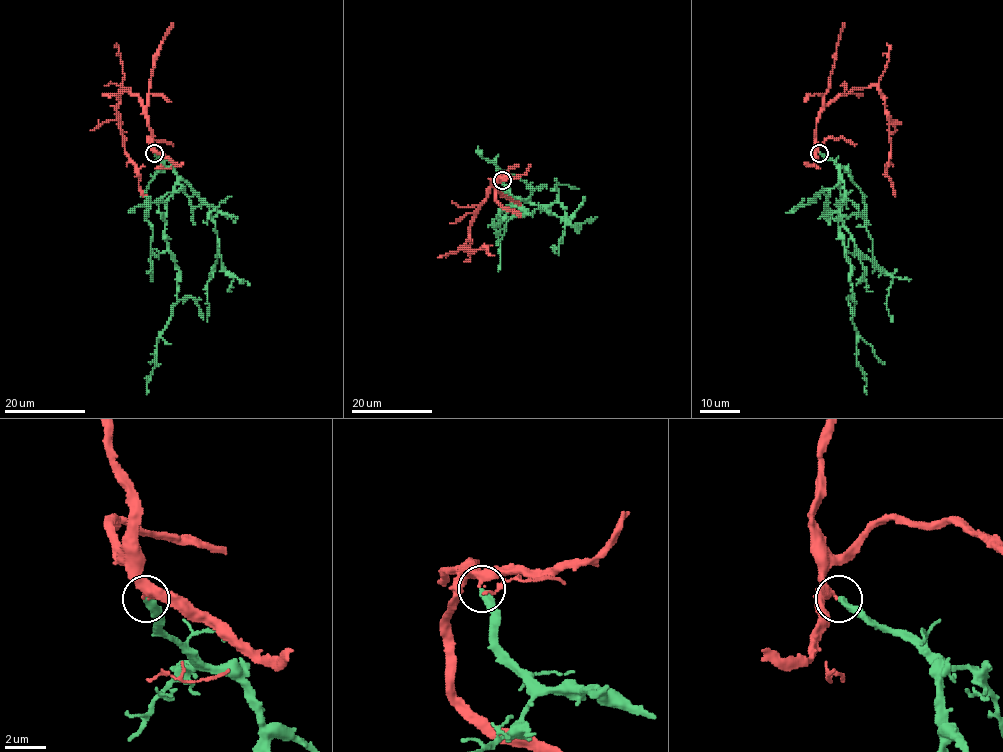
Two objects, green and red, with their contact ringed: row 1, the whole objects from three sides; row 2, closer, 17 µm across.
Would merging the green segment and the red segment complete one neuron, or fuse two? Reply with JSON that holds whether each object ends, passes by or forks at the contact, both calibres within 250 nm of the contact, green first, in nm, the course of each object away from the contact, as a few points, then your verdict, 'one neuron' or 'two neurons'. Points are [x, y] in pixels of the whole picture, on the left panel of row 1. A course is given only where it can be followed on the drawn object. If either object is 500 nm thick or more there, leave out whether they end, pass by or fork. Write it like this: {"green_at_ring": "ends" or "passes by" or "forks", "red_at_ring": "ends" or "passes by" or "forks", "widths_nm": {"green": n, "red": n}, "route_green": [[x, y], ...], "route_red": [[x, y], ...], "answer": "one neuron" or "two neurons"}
{"green_at_ring": "ends", "red_at_ring": "passes by", "widths_nm": {"green": 340, "red": 300}, "route_green": [[154, 152], [176, 176], [165, 203], [164, 236], [178, 271], [177, 302], [156, 340], [156, 363], [146, 395]], "route_red": [[154, 152], [141, 100], [122, 85], [117, 114], [124, 152], [136, 168], [140, 189], [147, 194]], "answer": "one neuron"}

